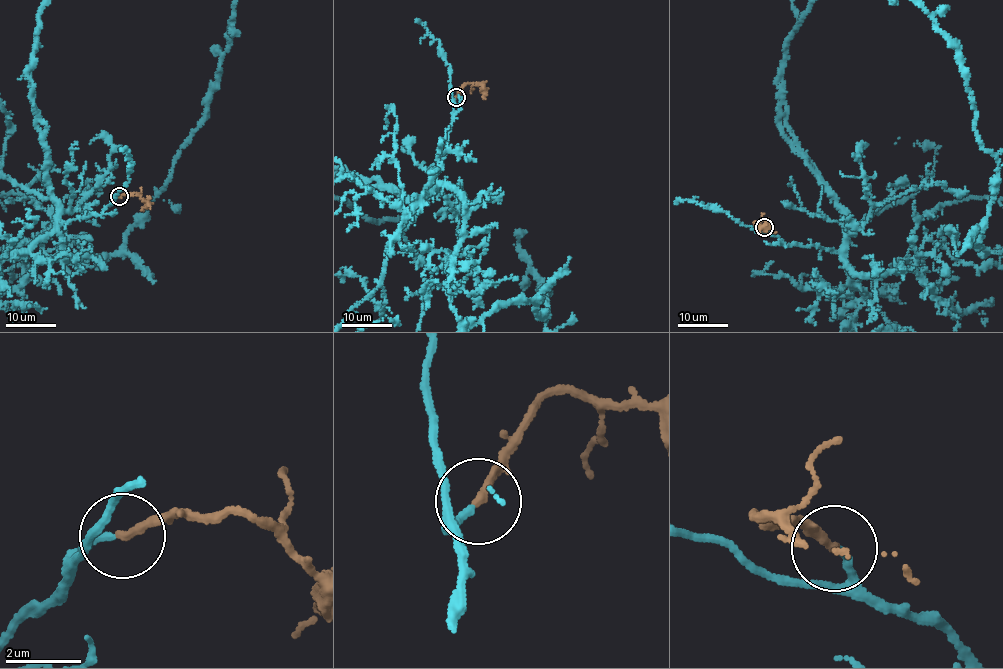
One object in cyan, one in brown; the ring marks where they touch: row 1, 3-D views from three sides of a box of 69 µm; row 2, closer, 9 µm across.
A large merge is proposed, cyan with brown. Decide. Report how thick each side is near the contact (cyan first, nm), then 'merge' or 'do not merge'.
calibres 190 and 220 nm; merge

